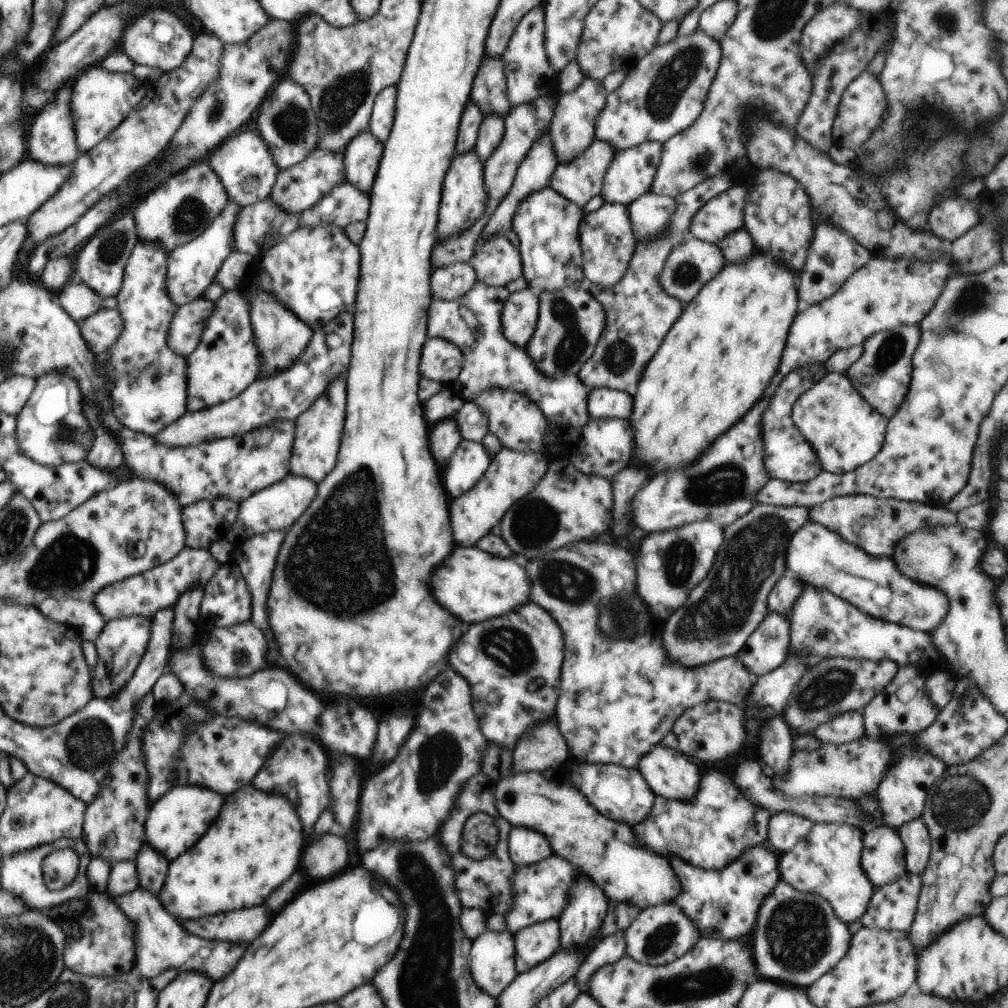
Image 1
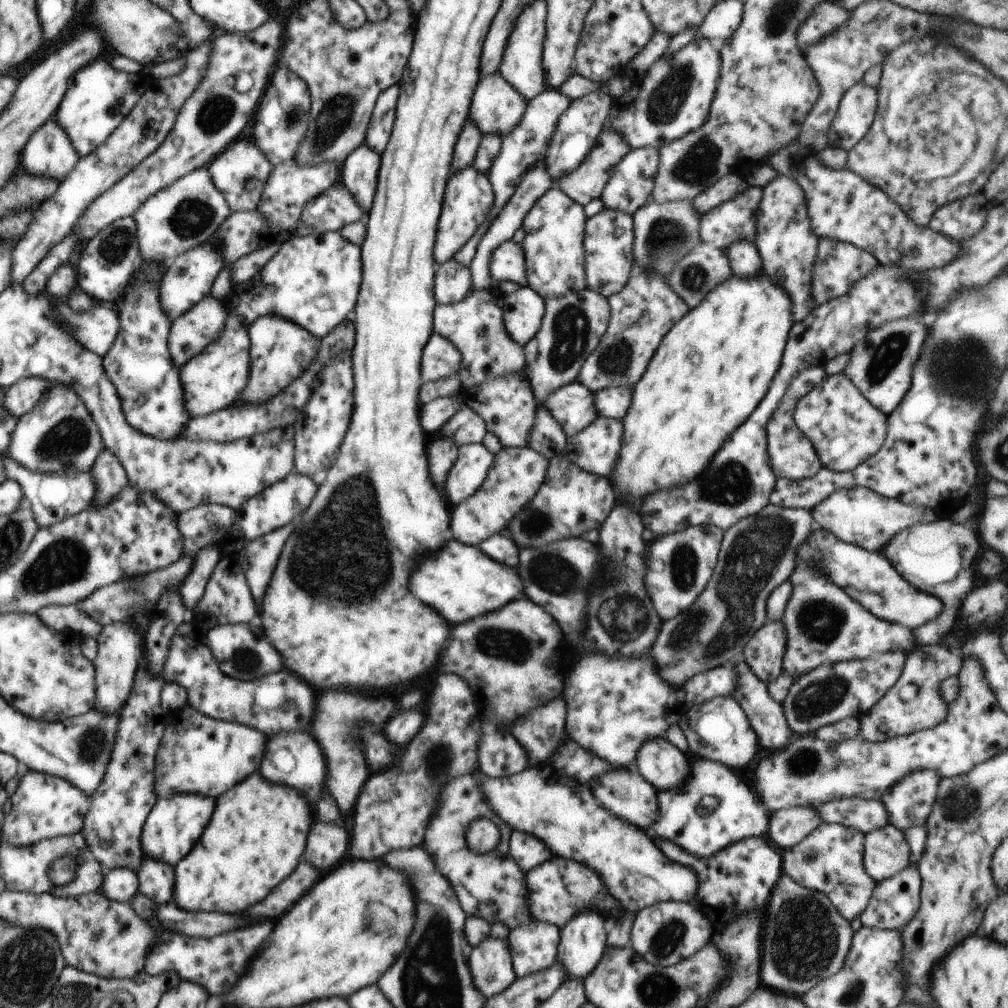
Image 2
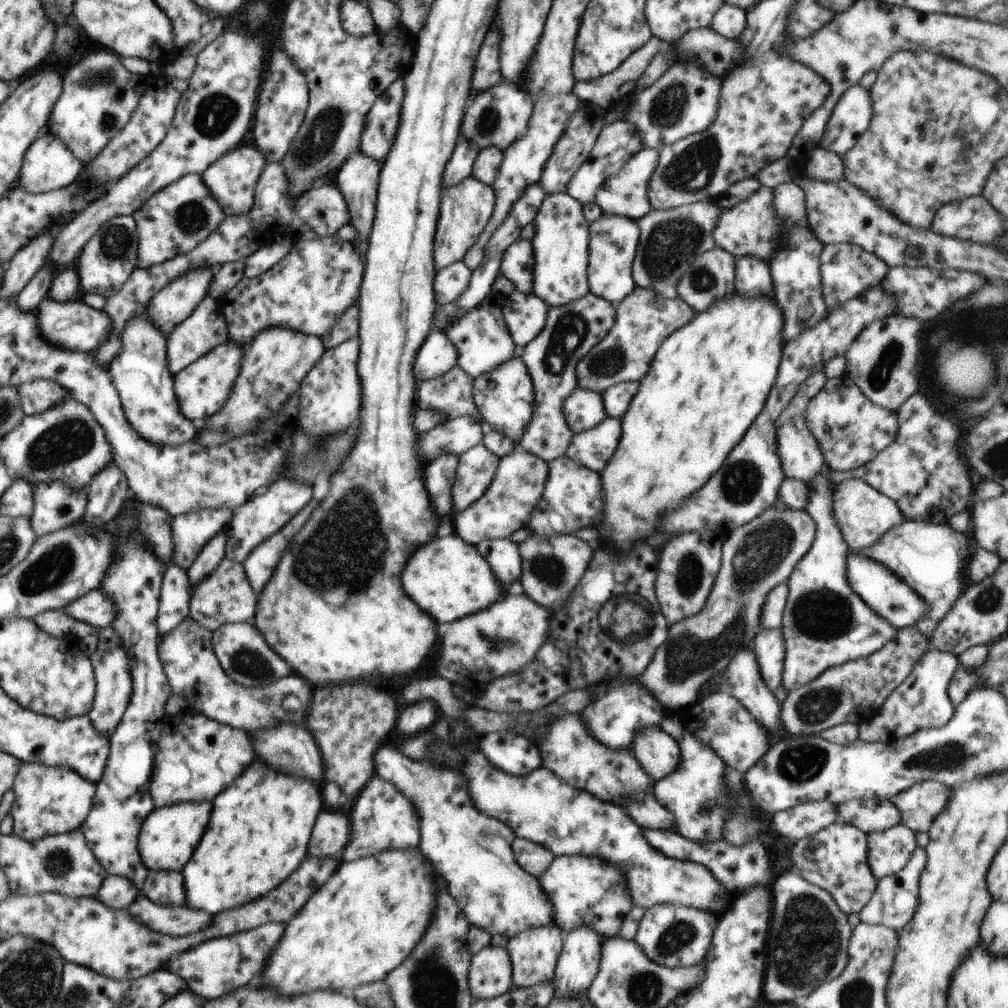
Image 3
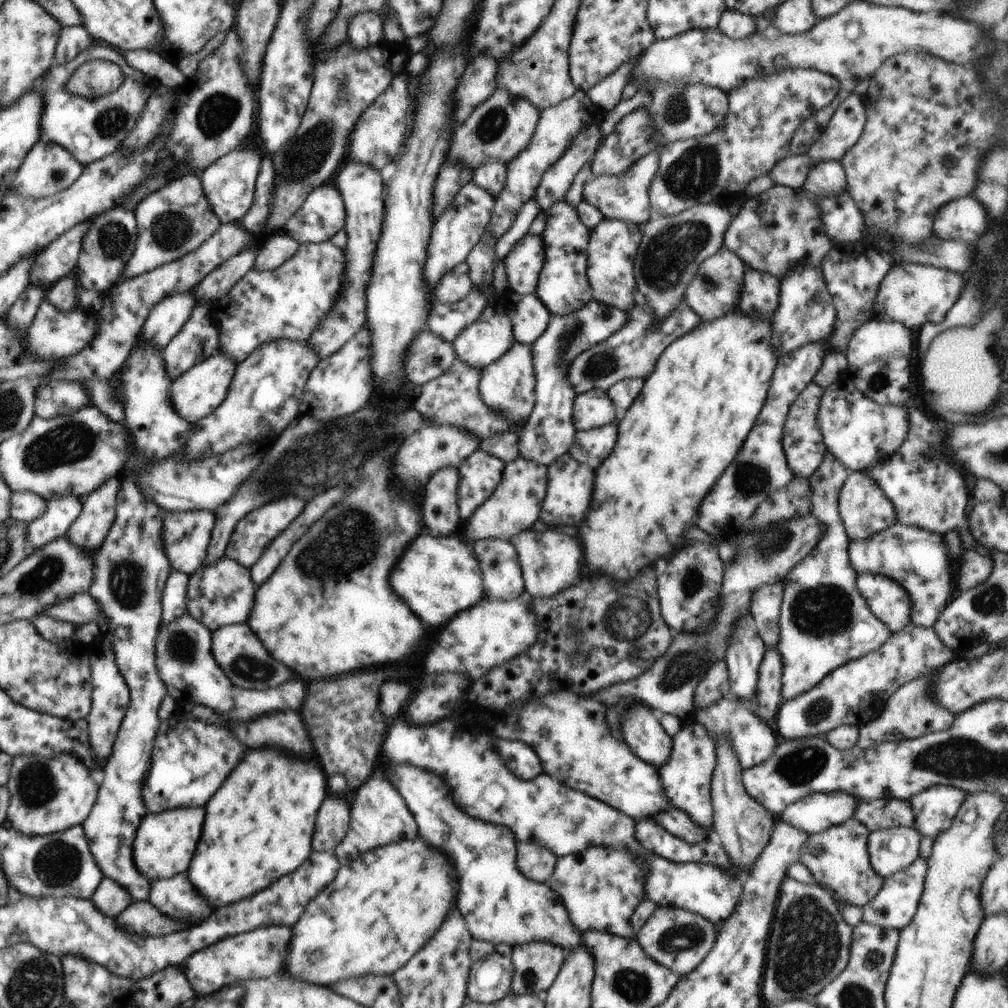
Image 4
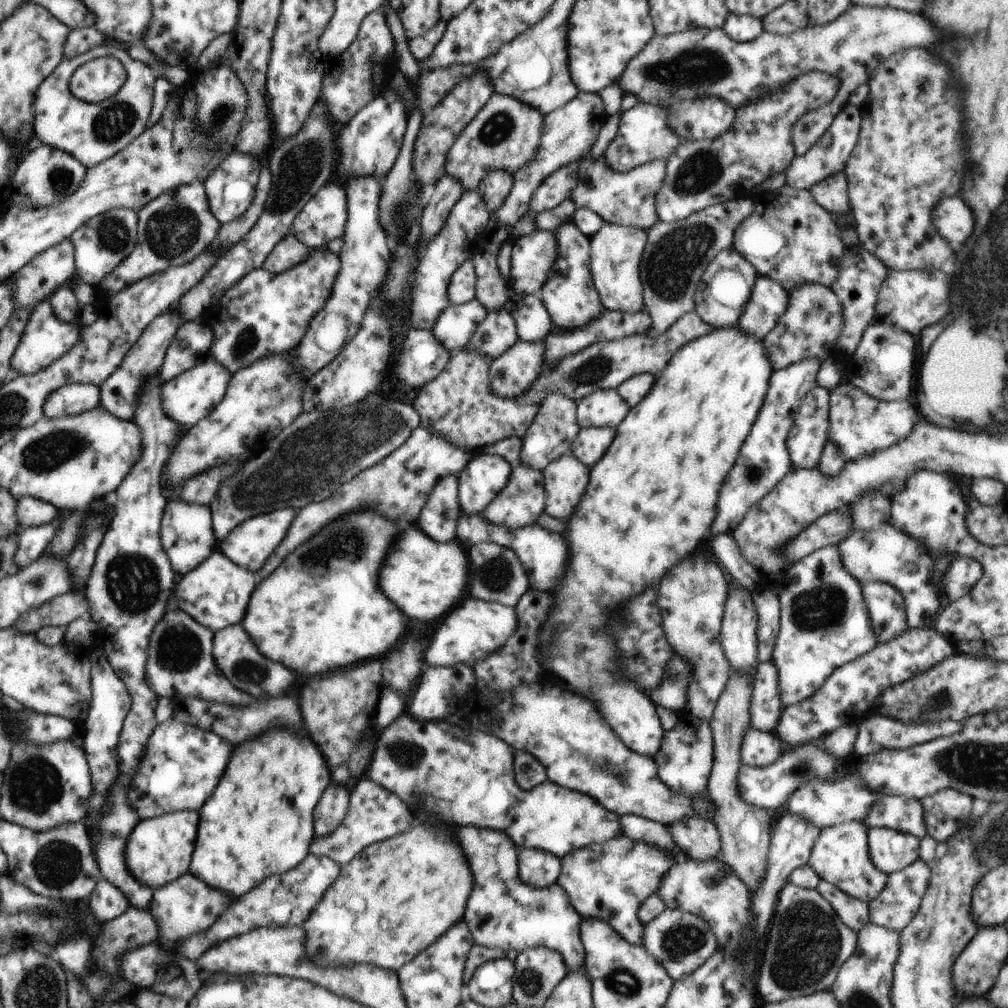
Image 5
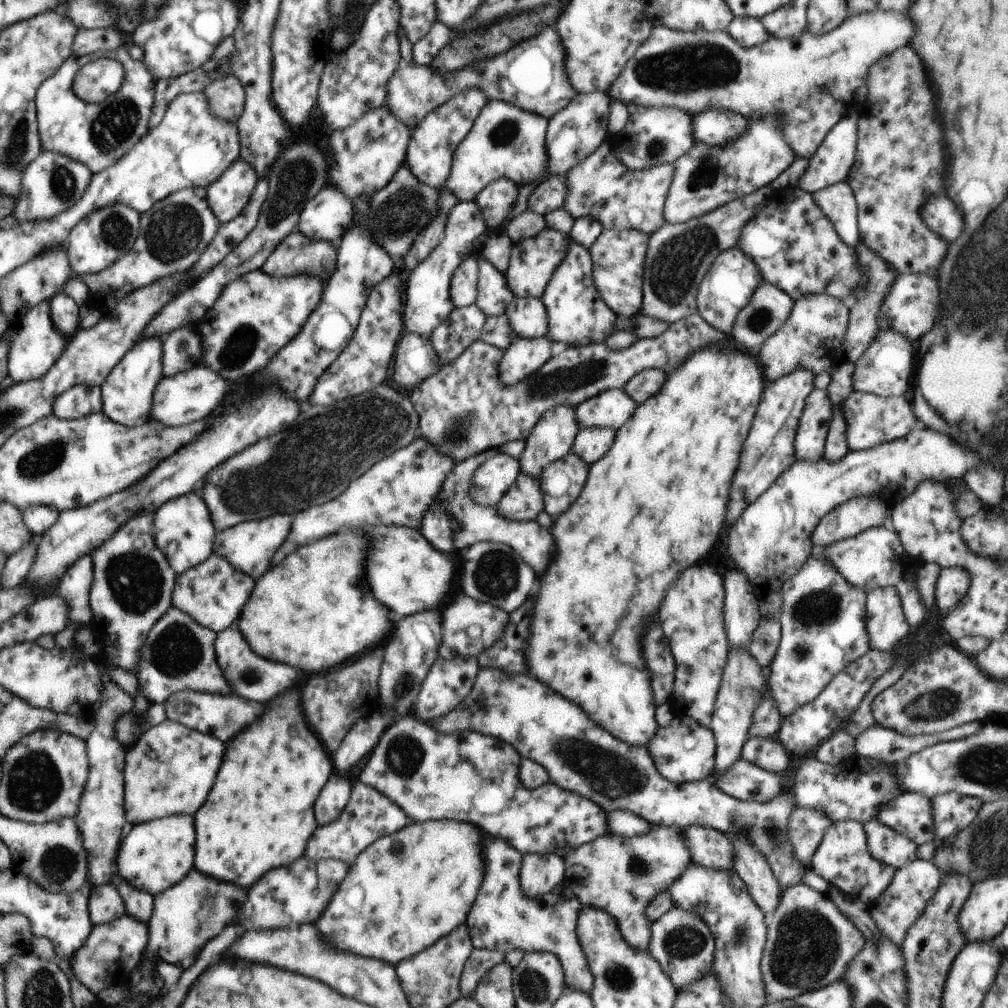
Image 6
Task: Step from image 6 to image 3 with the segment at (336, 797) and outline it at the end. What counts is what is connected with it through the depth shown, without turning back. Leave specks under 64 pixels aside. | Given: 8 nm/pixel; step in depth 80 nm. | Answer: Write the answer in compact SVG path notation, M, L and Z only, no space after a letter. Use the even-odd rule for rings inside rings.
M322 810L308 844L312 856L338 856L351 835L351 822L339 810Z

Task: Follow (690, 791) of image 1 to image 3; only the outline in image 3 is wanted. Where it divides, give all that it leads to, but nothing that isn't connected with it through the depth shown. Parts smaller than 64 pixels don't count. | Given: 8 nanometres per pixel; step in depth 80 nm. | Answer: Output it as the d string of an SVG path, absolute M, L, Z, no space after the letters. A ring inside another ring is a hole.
M660 726L648 730L644 728L642 736L640 734L636 736L632 744L632 752L655 784L675 771L679 763L680 751L677 741Z

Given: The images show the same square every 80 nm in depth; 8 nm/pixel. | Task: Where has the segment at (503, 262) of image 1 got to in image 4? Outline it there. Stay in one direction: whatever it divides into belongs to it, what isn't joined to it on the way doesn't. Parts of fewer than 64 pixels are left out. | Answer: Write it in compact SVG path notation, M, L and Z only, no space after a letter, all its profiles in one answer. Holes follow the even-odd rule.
M526 233L505 256L509 286L517 296L535 294L544 261L543 238L530 233Z

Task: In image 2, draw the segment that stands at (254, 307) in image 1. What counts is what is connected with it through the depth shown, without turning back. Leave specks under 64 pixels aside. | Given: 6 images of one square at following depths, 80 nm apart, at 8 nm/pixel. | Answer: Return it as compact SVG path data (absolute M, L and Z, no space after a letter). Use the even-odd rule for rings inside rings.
M276 316L260 317L248 327L250 332L250 376L246 382L244 392L240 394L242 404L266 404L278 392L286 390L290 382L296 380L308 366L316 360L320 350L320 340L306 332L304 328L292 324L289 320L282 320Z

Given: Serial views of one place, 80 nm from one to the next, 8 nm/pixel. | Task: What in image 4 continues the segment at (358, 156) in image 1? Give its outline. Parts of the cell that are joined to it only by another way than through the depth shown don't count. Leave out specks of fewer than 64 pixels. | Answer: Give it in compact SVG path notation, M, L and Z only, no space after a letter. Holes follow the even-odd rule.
M346 163L337 178L336 186L342 195L346 218L344 230L347 234L345 252L344 278L340 289L340 300L336 300L334 310L328 312L310 335L308 344L316 348L320 360L328 358L335 353L347 340L356 334L364 322L366 322L366 286L372 276L372 264L374 264L374 250L380 238L382 230L382 218L384 218L384 180L374 168L368 168L364 164ZM344 296L344 298L342 298Z

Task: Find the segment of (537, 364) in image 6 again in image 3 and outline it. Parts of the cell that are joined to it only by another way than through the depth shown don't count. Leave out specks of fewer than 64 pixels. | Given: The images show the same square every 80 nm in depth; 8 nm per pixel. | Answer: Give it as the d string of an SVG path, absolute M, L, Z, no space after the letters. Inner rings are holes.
M520 352L506 363L499 364L499 367L475 378L472 394L485 427L508 436L513 440L515 446L518 446L520 437L526 432L532 420L535 407L533 382Z

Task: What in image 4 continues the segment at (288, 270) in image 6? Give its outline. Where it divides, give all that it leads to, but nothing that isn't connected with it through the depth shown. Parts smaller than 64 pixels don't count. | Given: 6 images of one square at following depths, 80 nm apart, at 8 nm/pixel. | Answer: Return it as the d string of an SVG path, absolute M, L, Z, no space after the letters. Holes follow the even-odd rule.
M284 233L274 235L259 250L253 272L271 271L278 268L298 252L299 246L299 242Z

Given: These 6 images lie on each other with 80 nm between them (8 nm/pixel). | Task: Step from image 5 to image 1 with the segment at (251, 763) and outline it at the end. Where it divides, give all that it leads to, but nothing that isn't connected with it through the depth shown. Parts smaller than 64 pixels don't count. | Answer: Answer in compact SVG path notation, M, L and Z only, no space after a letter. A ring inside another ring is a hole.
M252 784L226 798L214 824L196 846L170 862L162 902L170 914L196 920L200 914L218 914L260 906L264 894L278 888L298 870L304 848L304 830L292 802L282 794L266 794Z

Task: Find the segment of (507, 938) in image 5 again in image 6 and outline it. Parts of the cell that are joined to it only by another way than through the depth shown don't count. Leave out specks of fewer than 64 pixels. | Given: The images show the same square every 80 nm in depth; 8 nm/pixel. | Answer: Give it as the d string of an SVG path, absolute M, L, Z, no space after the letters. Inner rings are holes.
M488 840L484 858L488 860L484 888L480 888L480 896L468 914L468 928L474 948L500 952L520 948L526 953L546 950L560 959L566 986L590 995L594 975L577 937L576 927L580 908L583 906L578 902L576 894L570 892L570 888L566 890L564 886L558 886L558 892L552 896L548 894L540 900L526 898L518 884L518 868L522 866L522 856L504 840Z

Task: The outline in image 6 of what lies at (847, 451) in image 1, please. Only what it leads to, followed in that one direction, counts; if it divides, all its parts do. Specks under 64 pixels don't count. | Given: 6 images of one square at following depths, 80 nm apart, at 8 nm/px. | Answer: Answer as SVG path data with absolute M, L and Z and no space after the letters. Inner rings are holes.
M854 391L843 404L849 450L863 451L904 438L917 421L911 403L911 400L910 402L906 400L906 396L881 397L872 393Z

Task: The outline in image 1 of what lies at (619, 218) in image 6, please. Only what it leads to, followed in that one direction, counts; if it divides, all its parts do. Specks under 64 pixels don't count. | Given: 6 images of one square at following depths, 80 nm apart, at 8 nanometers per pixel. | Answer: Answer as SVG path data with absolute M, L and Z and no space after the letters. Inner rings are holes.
M648 141L638 146L615 152L612 164L607 168L601 197L604 203L619 204L627 207L632 201L638 200L651 192L657 166L661 161L663 144Z

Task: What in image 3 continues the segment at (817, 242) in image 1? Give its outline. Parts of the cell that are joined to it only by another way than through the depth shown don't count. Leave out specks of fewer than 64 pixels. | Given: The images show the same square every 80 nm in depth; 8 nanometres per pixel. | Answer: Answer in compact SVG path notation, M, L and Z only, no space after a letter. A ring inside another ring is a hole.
M828 244L820 253L820 270L823 295L828 308L843 305L853 298L860 297L868 288L876 288L886 276L889 266L876 254L870 254L854 244Z

